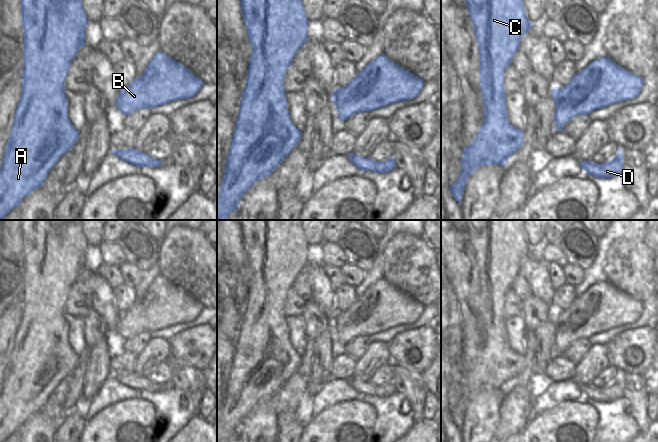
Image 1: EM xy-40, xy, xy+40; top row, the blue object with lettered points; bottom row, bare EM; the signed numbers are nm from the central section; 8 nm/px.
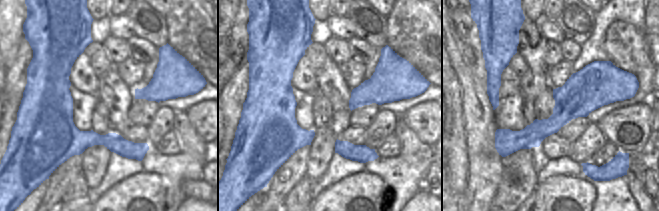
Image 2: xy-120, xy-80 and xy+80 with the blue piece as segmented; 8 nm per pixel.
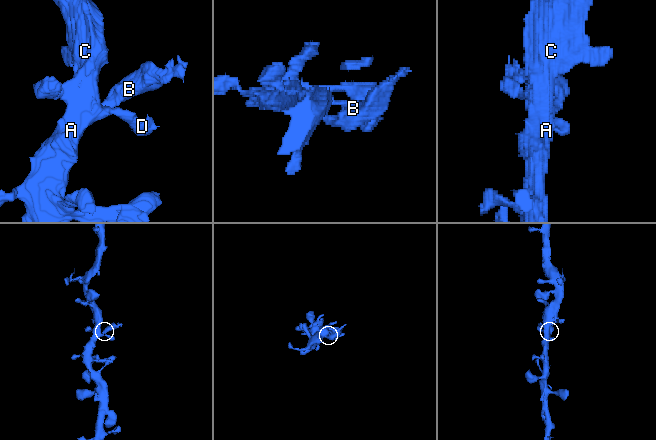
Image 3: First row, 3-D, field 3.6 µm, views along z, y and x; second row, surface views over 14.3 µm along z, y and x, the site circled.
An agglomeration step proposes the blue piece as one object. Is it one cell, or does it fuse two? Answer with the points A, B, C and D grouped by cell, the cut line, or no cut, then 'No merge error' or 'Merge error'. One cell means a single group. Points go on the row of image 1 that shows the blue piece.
Groups: A B C D. No split. No merge error

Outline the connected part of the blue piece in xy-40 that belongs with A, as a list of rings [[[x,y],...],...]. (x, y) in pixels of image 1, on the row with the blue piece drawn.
[[[20,0],[24,30],[24,67],[22,96],[16,107],[14,124],[6,144],[0,167],[0,220],[3,220],[35,189],[42,187],[50,170],[70,151],[80,136],[68,118],[68,100],[64,82],[68,70],[81,47],[86,45],[86,26],[89,23],[82,0]]]

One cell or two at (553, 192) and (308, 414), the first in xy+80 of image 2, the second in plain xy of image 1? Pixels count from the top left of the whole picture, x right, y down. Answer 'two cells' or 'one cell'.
two cells

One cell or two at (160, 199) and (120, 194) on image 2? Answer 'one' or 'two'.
one

